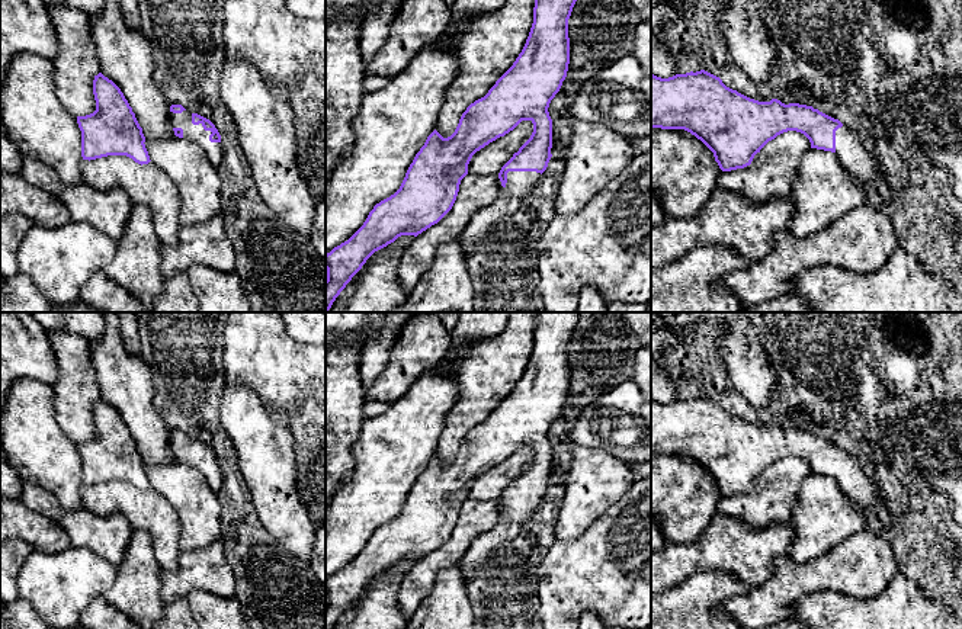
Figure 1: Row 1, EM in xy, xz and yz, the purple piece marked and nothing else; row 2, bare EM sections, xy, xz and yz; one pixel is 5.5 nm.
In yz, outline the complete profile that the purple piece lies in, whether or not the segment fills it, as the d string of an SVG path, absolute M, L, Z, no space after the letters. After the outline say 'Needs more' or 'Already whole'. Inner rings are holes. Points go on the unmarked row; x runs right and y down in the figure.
M705 395L676 399L661 404L651 399L651 453L684 455L700 465L715 482L722 497L744 494L754 481L777 460L796 456L804 459L811 474L831 476L841 491L856 504L869 507L886 529L905 526L907 522L895 513L881 495L872 476L857 459L812 431L789 429L777 424L759 427L727 413L722 405Z. Needs more

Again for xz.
M536 312L533 349L526 369L513 391L488 418L471 429L462 439L455 458L443 463L436 455L410 490L400 514L369 537L363 551L344 568L326 580L326 629L333 629L366 585L401 561L417 562L437 549L453 532L461 506L468 500L472 481L513 456L522 446L533 449L530 463L501 492L496 526L477 536L461 559L465 583L474 580L493 551L513 539L539 507L552 482L552 445L548 433L567 402L570 389L568 344L578 322L578 312Z. Needs more

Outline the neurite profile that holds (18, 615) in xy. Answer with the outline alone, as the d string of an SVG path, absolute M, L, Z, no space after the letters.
M16 598L0 609L0 629L49 629L32 604Z

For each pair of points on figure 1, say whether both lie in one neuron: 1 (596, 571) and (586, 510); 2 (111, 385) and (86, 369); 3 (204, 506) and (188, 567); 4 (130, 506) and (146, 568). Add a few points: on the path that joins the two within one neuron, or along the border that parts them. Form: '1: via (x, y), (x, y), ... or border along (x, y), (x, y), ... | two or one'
1: border along (613, 503), (579, 536), (557, 539) | two
2: border along (87, 343), (100, 397) | two
3: border along (220, 538), (180, 552) | two
4: border along (134, 528), (141, 528), (148, 533), (154, 558) | two

